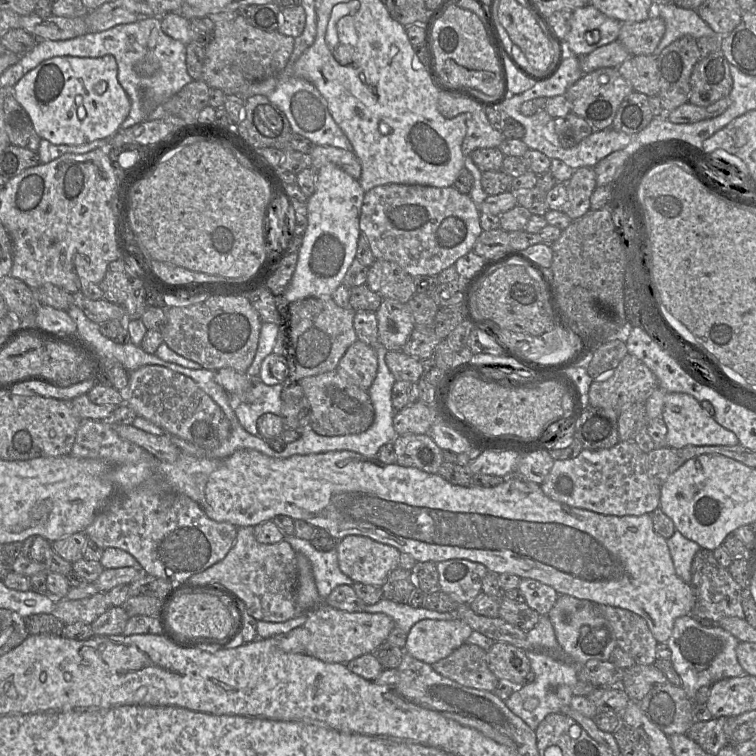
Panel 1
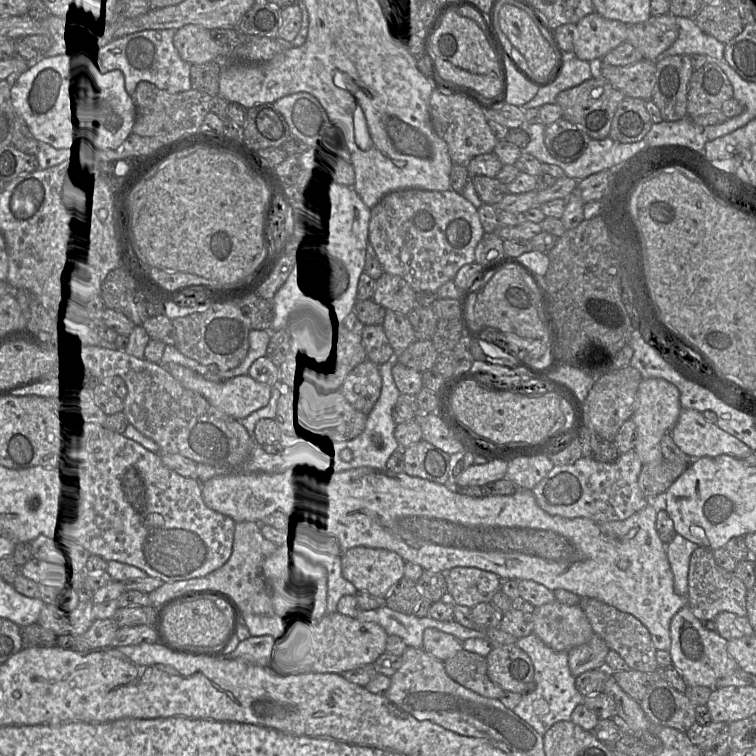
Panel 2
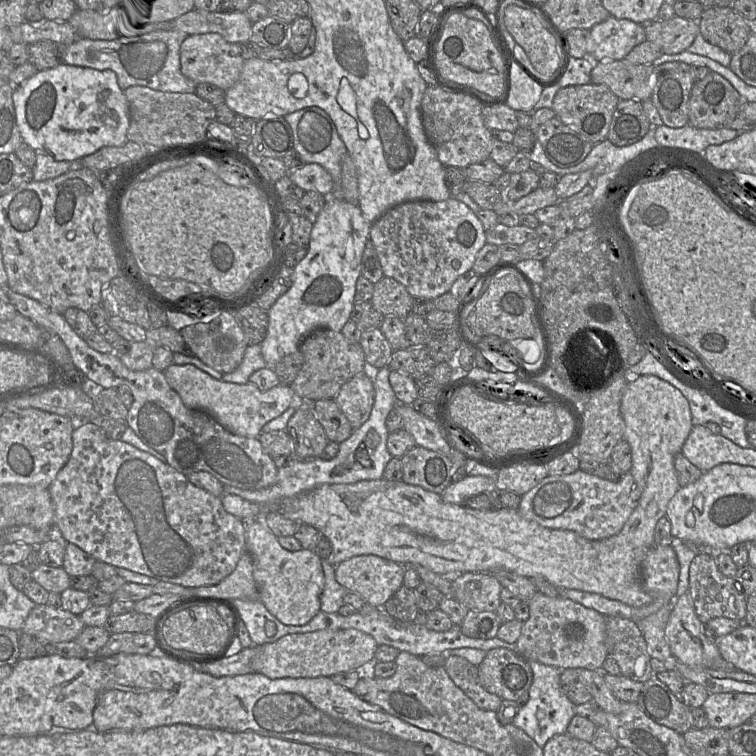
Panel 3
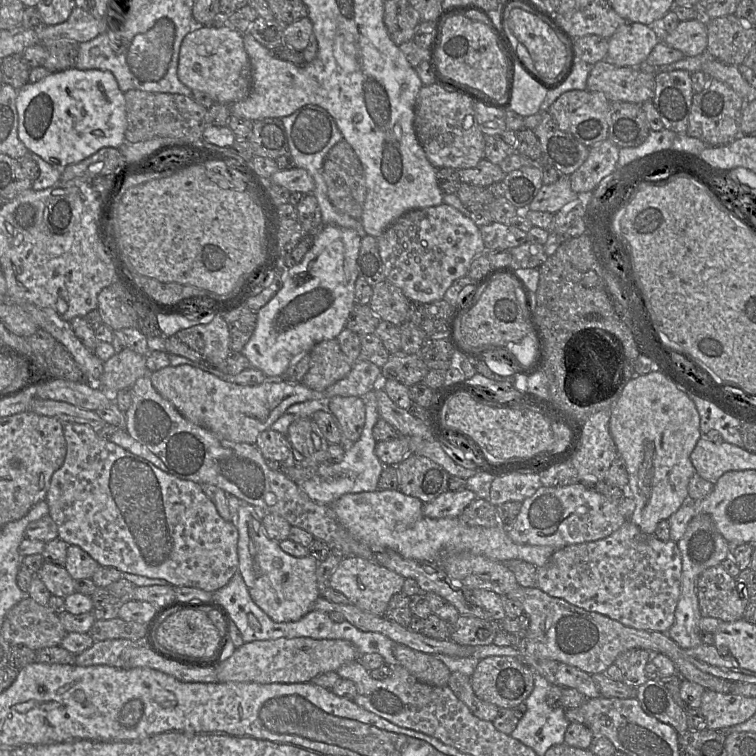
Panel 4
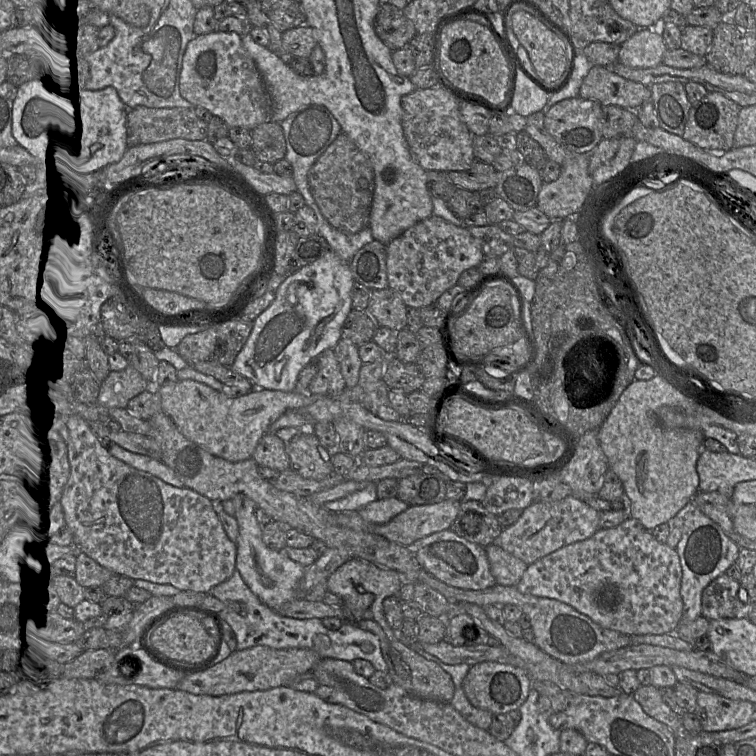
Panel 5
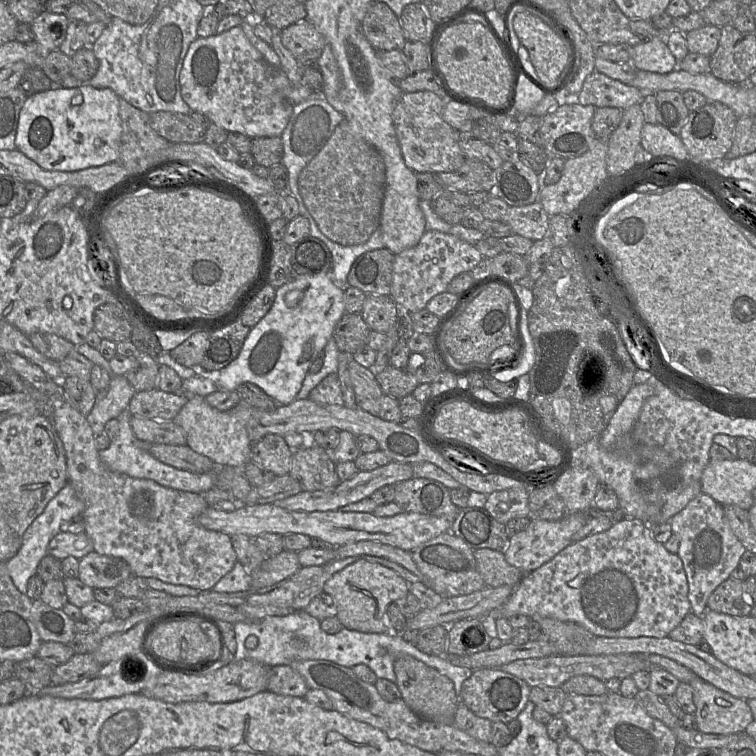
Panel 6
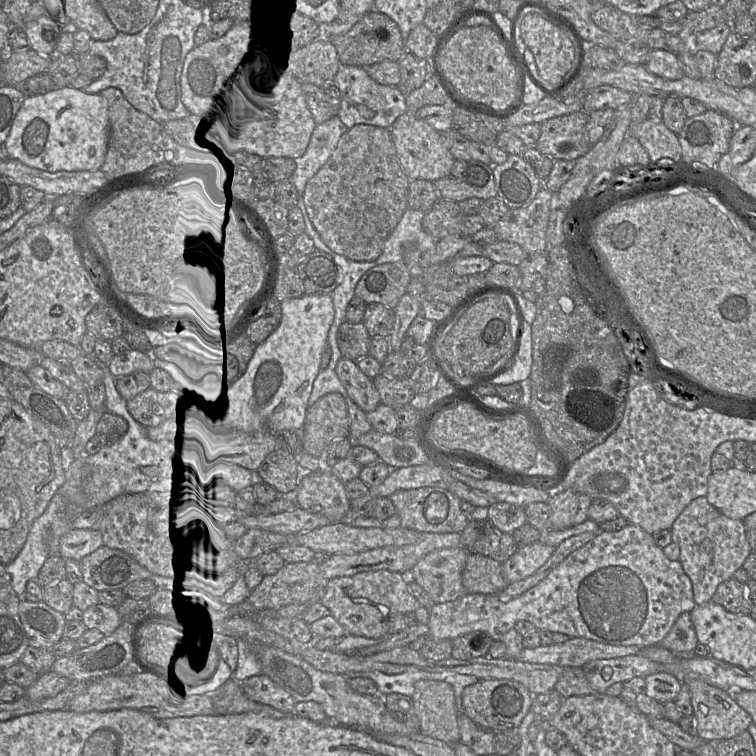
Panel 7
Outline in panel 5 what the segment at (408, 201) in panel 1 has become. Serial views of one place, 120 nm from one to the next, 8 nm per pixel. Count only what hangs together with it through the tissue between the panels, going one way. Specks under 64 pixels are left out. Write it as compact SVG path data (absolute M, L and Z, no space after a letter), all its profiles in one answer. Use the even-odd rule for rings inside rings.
M436 215L416 223L392 240L386 245L386 255L388 287L408 308L415 309L435 304L446 290L457 284L464 270L477 267L484 257L479 242L468 232L466 226L456 226Z

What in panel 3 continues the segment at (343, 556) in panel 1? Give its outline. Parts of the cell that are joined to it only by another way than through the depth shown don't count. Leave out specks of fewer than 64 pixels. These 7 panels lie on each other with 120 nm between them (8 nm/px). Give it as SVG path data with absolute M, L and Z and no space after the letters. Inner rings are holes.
M375 555L354 556L335 570L336 581L360 595L367 605L383 608L403 585L405 566Z

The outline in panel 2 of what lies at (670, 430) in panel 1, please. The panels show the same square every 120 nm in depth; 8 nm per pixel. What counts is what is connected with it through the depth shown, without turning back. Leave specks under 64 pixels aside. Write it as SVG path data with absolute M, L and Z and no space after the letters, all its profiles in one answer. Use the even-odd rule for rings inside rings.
M682 408L670 433L676 445L690 459L722 454L744 459L755 453L744 442L707 421L703 413L695 409Z

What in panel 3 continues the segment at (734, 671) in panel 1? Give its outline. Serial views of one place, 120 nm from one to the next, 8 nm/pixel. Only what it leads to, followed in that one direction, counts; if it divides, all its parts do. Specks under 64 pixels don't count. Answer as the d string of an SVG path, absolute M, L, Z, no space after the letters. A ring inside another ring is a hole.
M688 589L675 598L665 629L673 656L692 668L715 667L715 660L721 654L716 639L707 637L704 629Z

